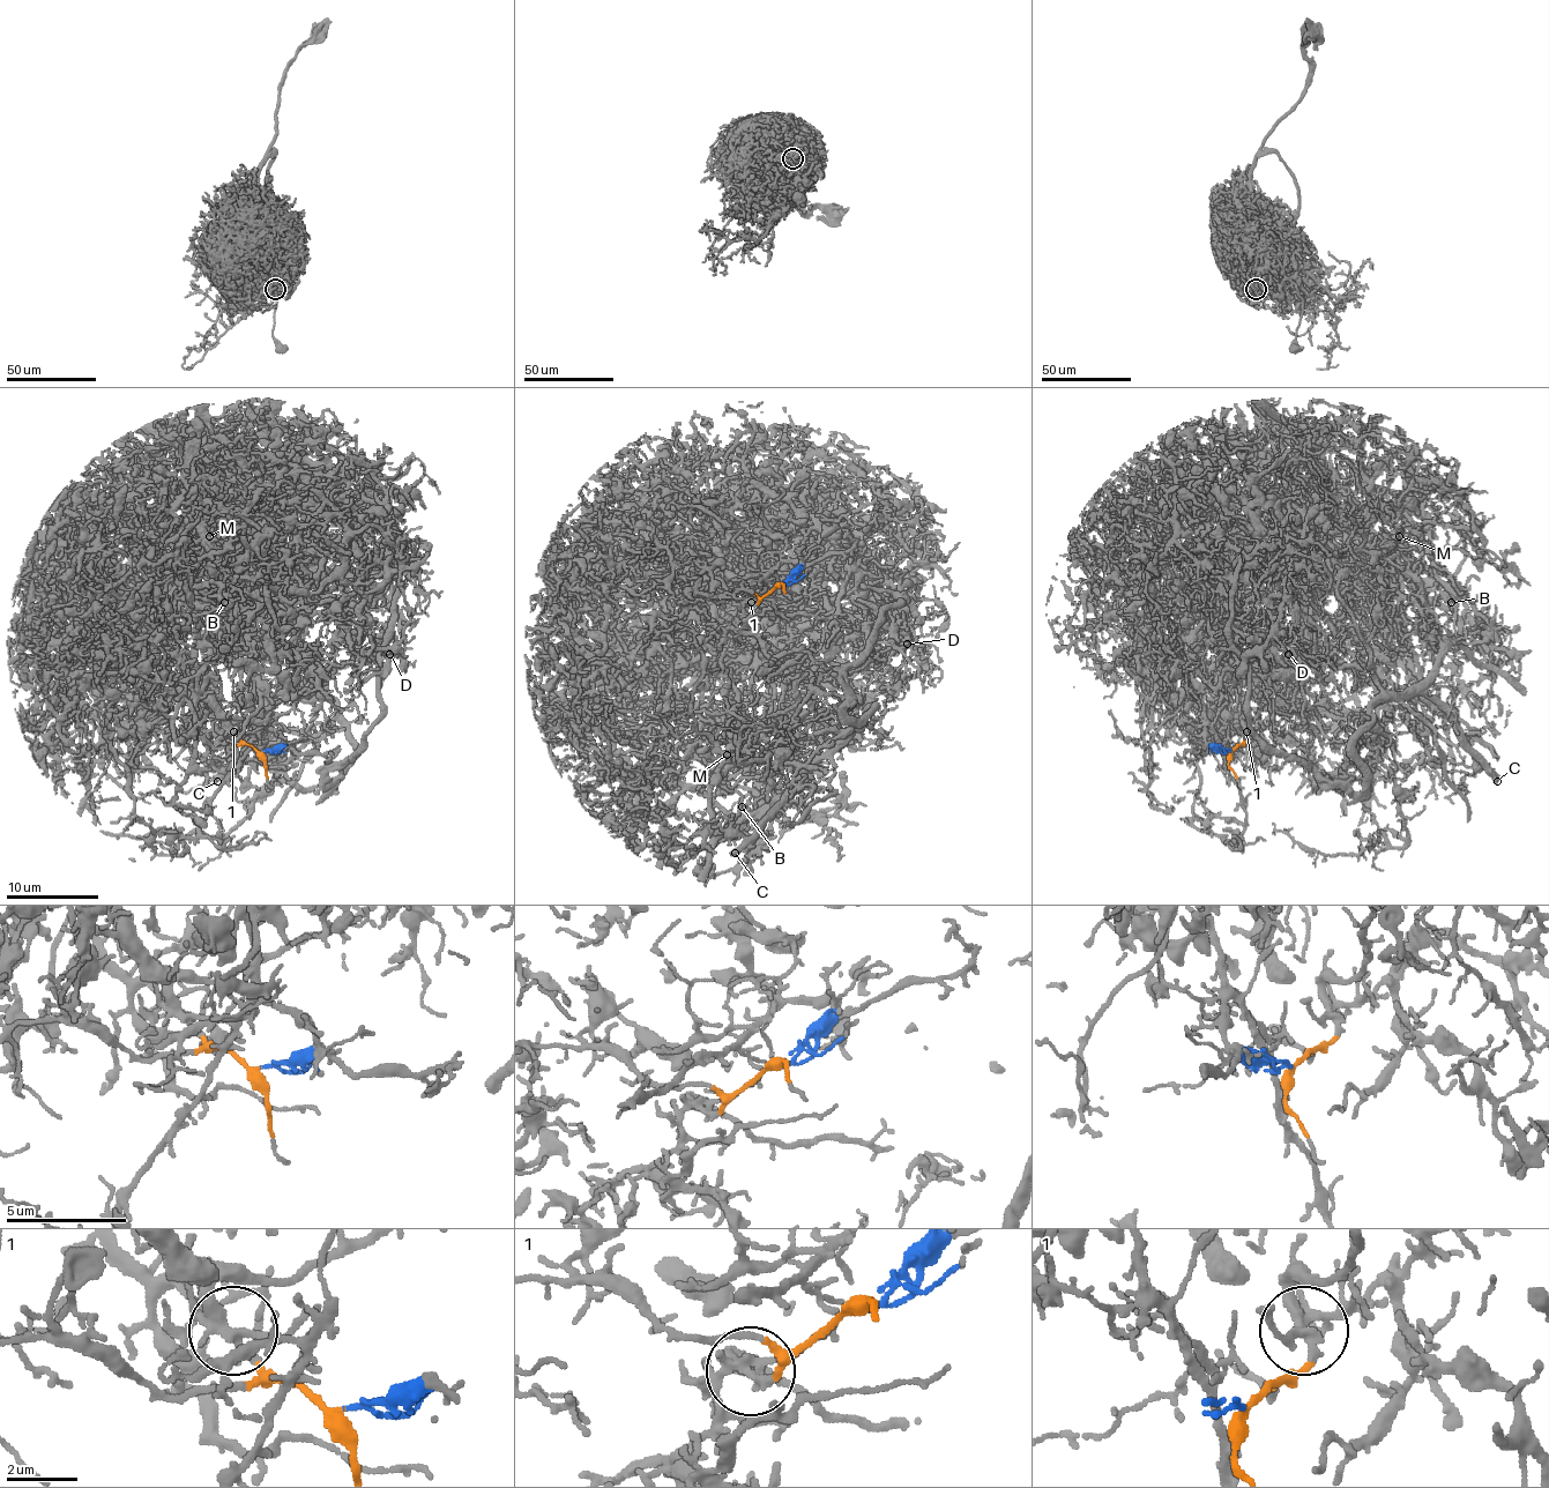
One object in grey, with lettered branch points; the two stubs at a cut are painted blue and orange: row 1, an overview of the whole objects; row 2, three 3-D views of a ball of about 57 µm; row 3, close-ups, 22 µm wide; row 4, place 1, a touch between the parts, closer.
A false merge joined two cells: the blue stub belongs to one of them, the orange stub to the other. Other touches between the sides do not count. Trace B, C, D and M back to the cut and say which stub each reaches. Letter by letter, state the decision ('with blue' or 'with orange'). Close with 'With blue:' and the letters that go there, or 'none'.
B: with orange
C: with orange
D: with blue
M: with blue
With blue: D, M

